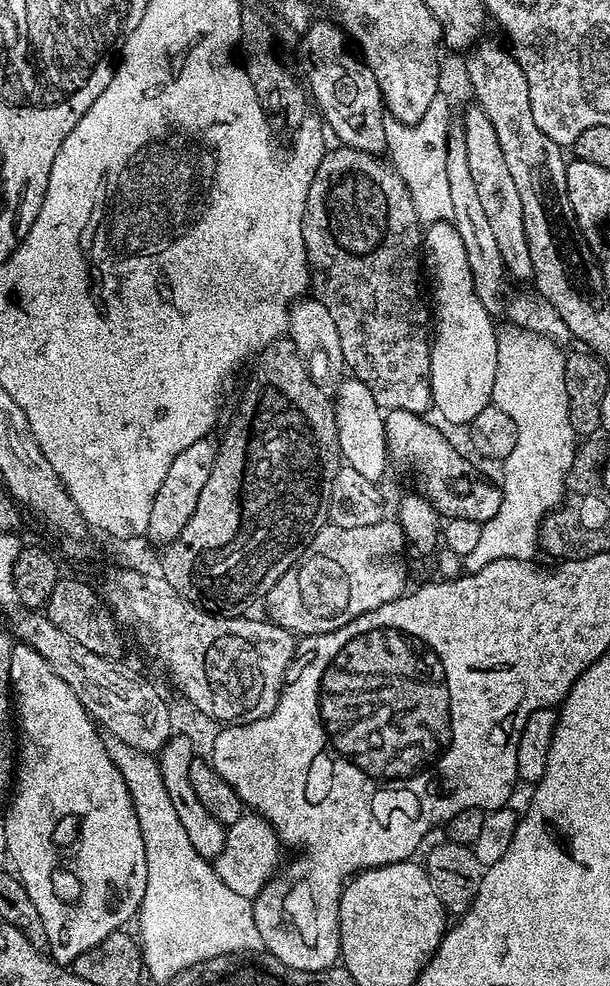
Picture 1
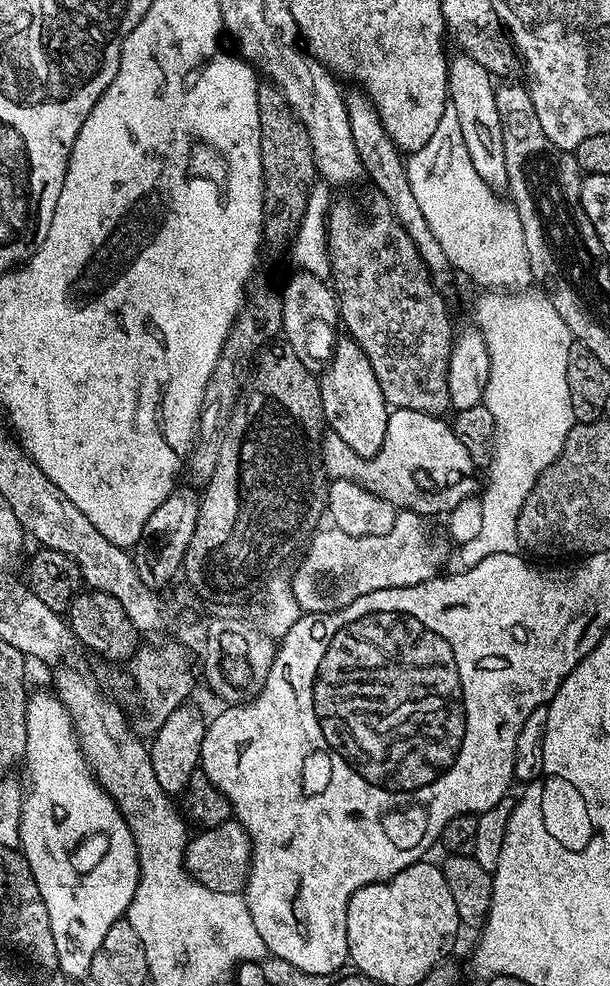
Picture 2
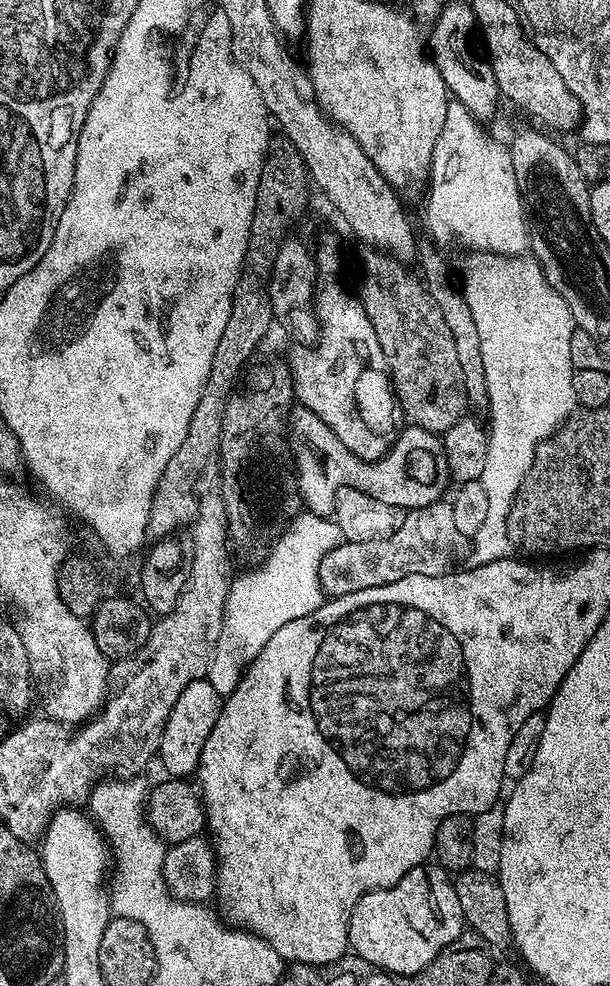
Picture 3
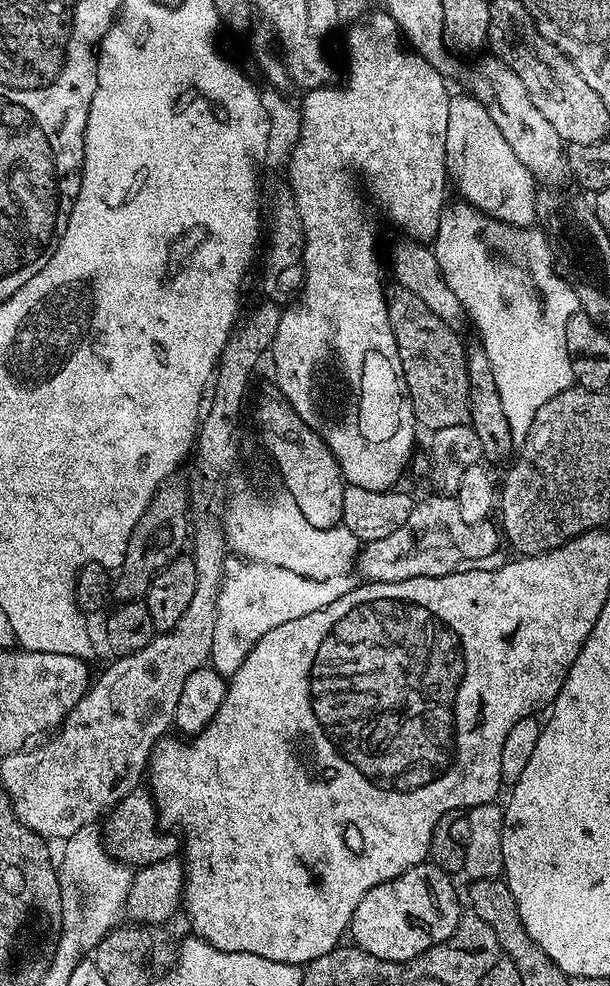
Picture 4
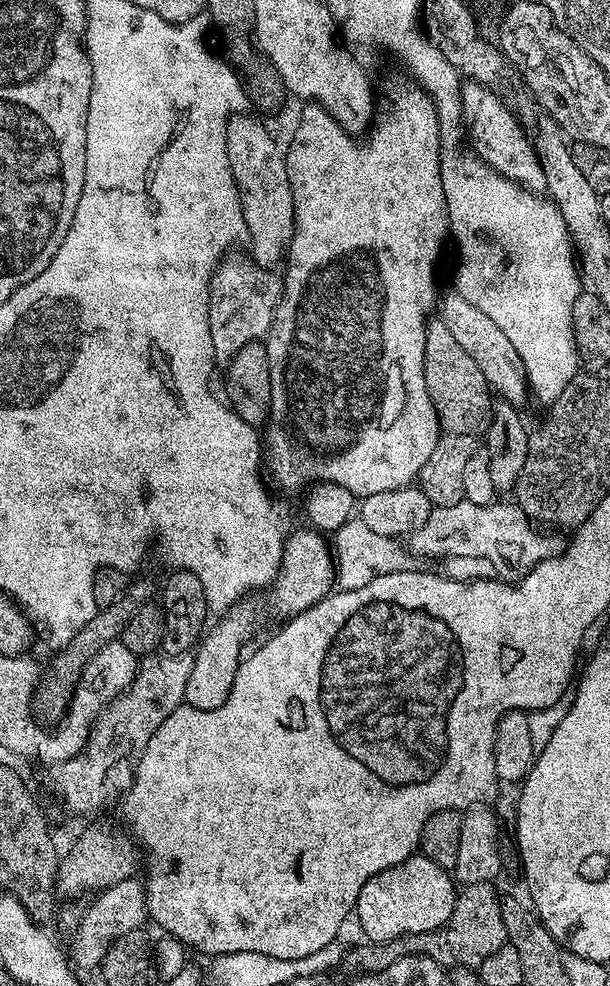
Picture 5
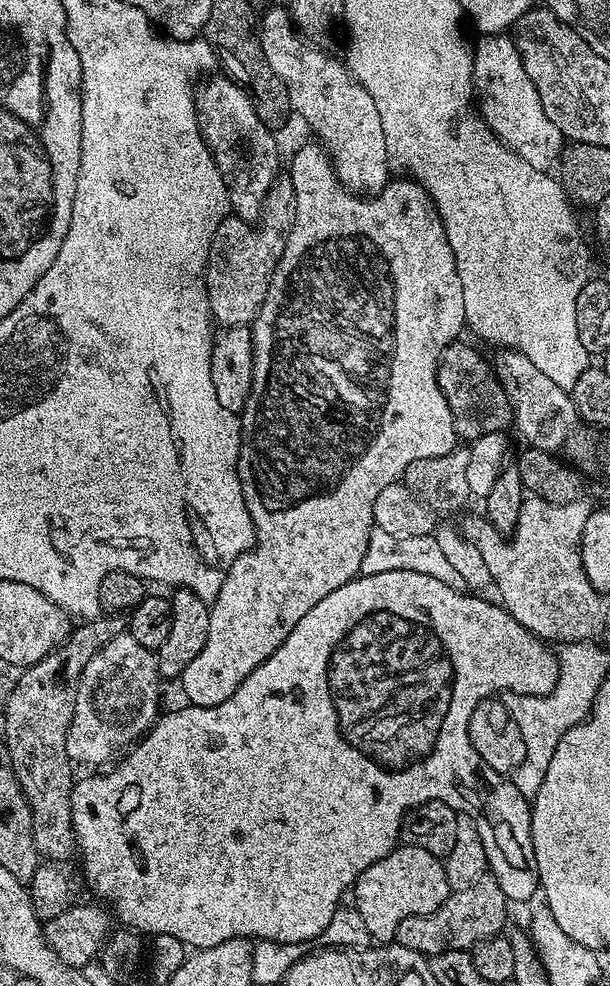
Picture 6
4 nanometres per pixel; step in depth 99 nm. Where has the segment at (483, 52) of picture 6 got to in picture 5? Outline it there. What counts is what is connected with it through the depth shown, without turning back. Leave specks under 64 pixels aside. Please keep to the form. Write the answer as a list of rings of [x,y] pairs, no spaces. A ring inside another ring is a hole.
[[[468,82],[460,89],[460,105],[464,108],[462,124],[470,133],[470,140],[476,143],[475,155],[485,160],[495,172],[500,172],[508,180],[529,192],[543,193],[546,189],[546,178],[542,174],[540,160],[531,139],[524,137],[518,121],[512,112],[492,93],[491,87],[477,82]]]

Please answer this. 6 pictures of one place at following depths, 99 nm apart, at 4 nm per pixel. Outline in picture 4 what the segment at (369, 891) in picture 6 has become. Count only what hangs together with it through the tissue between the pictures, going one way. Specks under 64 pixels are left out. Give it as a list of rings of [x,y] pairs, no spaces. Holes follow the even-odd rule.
[[[425,862],[406,870],[390,882],[382,882],[374,886],[374,890],[370,890],[366,898],[358,902],[352,915],[350,936],[356,939],[353,940],[355,947],[374,954],[374,958],[378,958],[381,962],[388,963],[389,960],[392,964],[404,964],[415,956],[423,957],[430,950],[430,946],[441,944],[443,940],[450,938],[450,934],[454,934],[460,921],[462,909],[452,880],[453,877],[442,871],[436,864]]]

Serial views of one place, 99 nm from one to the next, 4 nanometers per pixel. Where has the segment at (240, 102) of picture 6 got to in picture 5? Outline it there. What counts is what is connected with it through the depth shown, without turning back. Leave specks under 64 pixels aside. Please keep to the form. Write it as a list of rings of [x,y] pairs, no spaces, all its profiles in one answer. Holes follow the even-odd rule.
[[[237,114],[231,116],[226,126],[226,154],[230,158],[230,170],[234,174],[234,182],[240,191],[240,205],[242,214],[246,218],[248,227],[247,243],[252,244],[250,259],[260,268],[275,269],[287,257],[288,247],[292,241],[292,235],[296,229],[294,222],[294,202],[290,182],[286,178],[286,162],[282,155],[282,148],[276,145],[272,132],[255,115]]]

